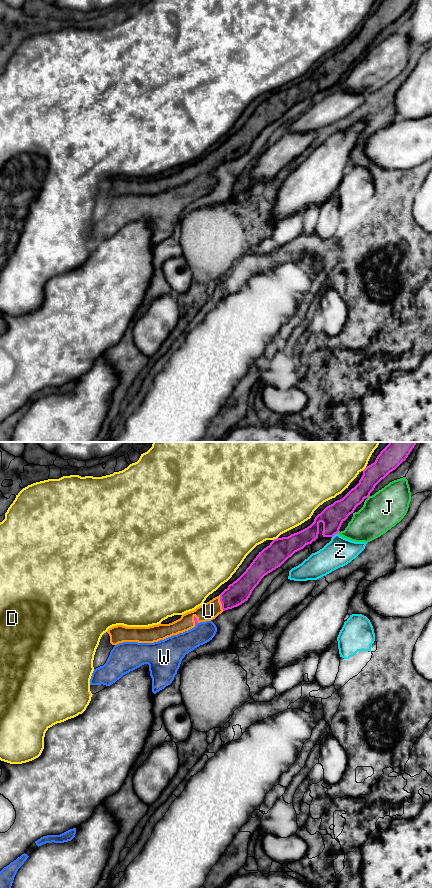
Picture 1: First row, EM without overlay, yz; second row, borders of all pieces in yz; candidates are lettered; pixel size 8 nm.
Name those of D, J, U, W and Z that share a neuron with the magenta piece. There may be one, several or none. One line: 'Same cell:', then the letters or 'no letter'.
Same cell: U

